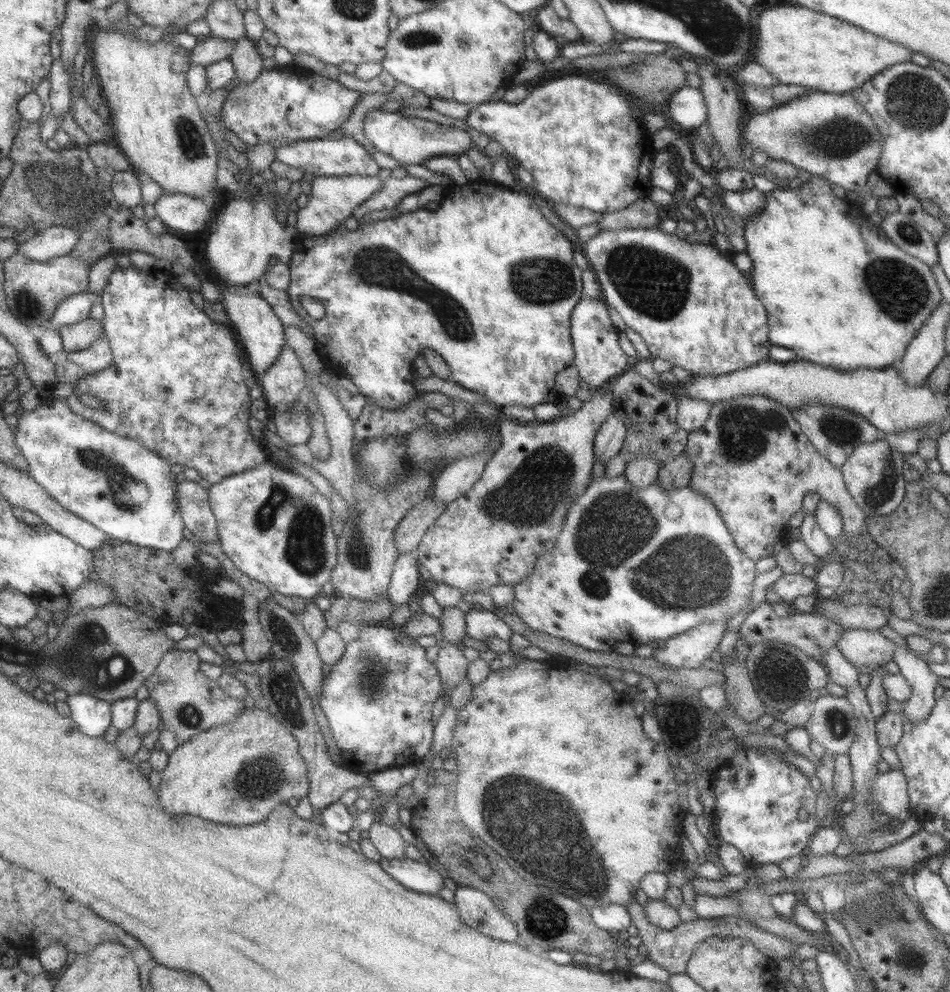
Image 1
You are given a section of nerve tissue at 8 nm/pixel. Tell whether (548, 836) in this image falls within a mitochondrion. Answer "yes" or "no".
yes

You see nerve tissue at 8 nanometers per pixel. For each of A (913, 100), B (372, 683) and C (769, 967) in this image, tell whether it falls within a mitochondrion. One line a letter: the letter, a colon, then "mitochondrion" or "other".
A: mitochondrion
B: mitochondrion
C: other

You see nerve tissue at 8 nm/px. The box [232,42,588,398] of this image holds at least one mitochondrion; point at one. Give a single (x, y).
(378, 266)

